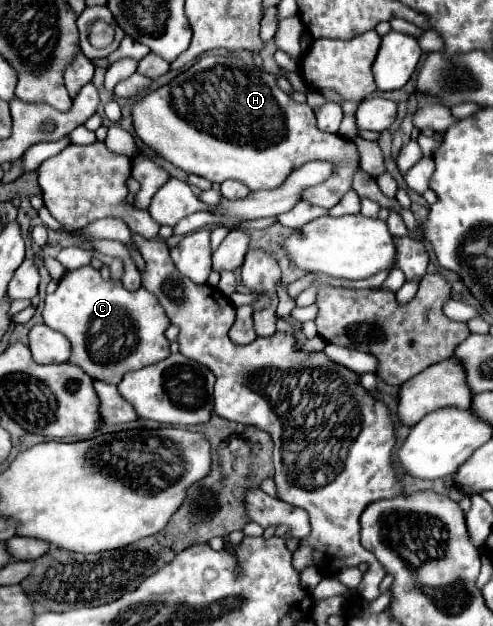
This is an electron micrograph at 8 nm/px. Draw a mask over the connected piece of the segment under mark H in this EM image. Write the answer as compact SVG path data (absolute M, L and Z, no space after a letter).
M206 55L198 59L188 71L180 73L176 77L176 93L174 93L174 81L170 85L160 87L158 91L150 91L144 95L142 101L138 101L132 109L132 121L136 135L158 155L162 155L166 161L174 163L176 167L200 175L212 183L222 183L226 179L236 179L244 183L250 191L272 191L282 187L286 177L302 167L308 161L330 161L334 165L332 175L322 181L320 185L314 185L302 192L301 199L332 209L346 191L352 189L354 173L360 167L360 153L356 145L340 135L324 133L316 127L316 117L312 113L310 105L300 105L292 101L278 85L276 77L270 73L260 73L252 65L246 65L238 57L216 57Z

